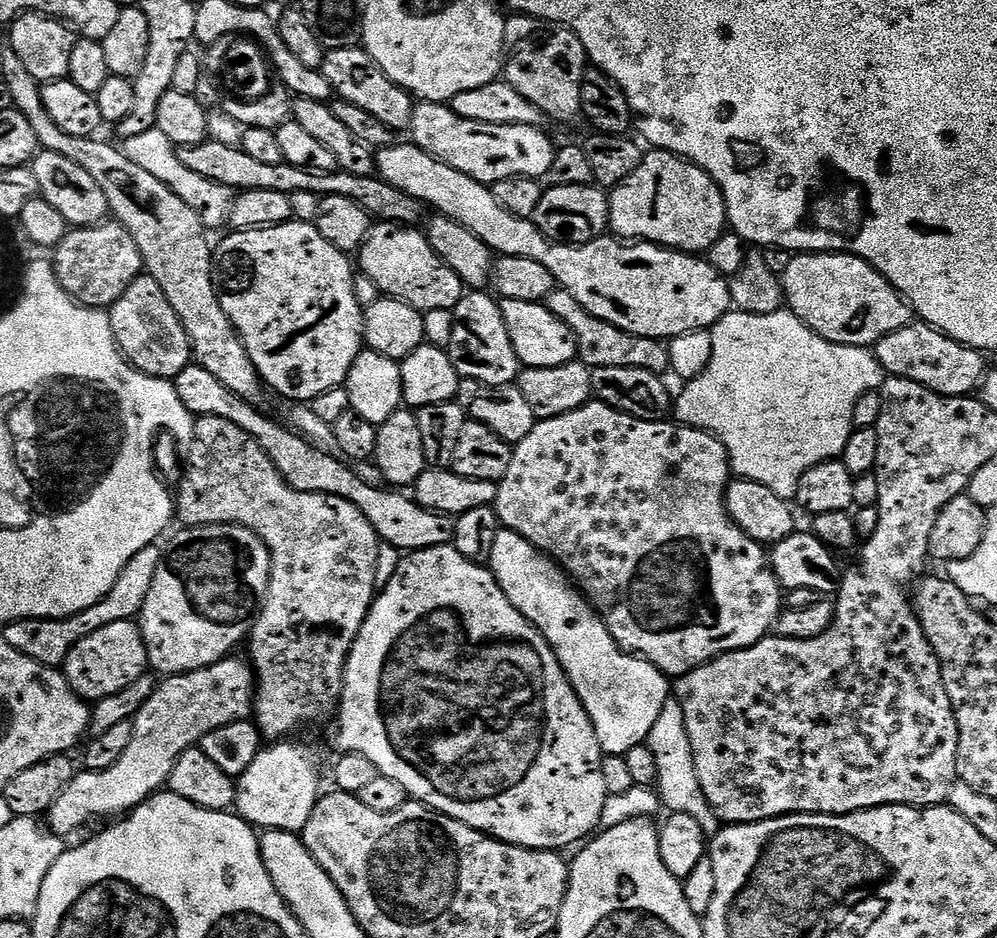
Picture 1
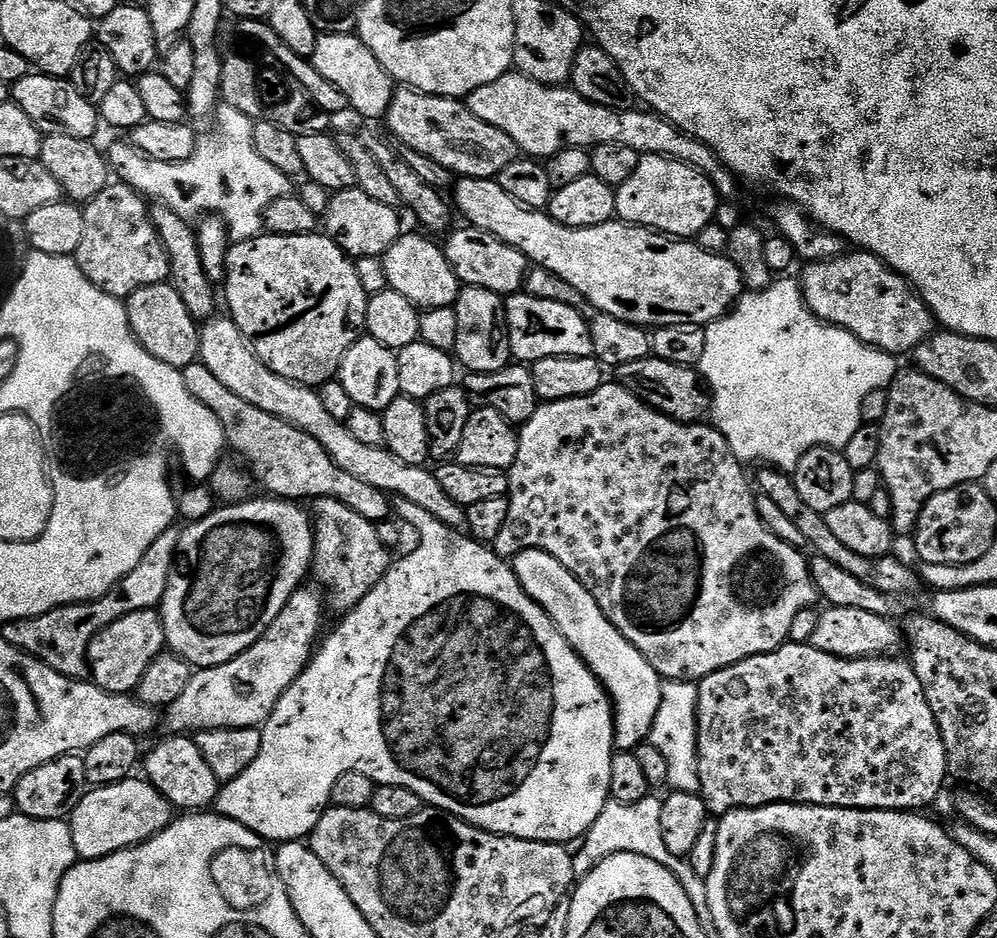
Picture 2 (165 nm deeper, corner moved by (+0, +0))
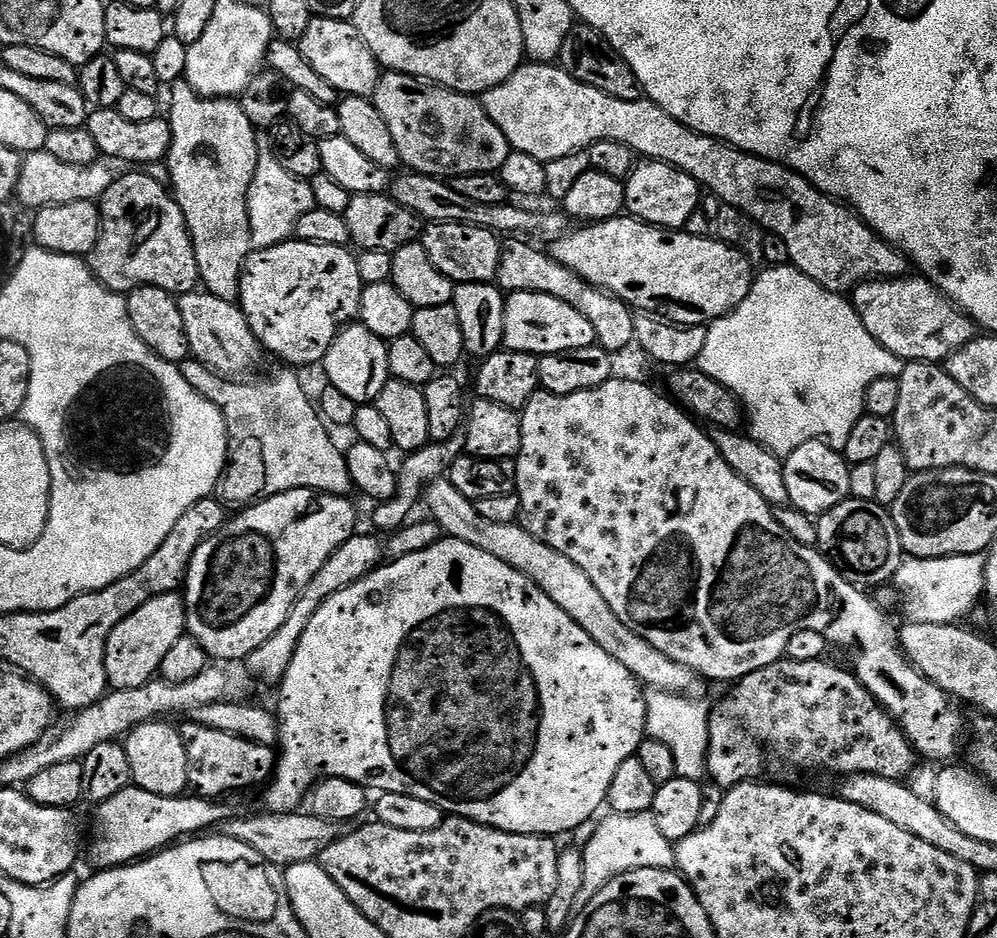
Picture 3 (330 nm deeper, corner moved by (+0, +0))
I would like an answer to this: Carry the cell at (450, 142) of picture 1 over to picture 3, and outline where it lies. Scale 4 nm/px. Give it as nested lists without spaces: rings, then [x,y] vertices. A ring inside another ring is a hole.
[[[385,71],[374,99],[382,118],[386,118],[386,126],[390,126],[390,134],[394,134],[394,146],[398,146],[405,169],[451,178],[479,172],[499,173],[502,162],[506,162],[510,151],[506,134],[494,126],[475,95],[452,92],[401,72]]]

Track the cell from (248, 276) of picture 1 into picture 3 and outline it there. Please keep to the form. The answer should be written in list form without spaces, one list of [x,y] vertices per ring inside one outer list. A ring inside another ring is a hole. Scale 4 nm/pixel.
[[[295,238],[278,246],[253,251],[240,275],[238,303],[265,353],[273,352],[278,359],[288,363],[285,365],[295,366],[297,369],[304,368],[307,364],[319,365],[323,361],[337,334],[360,314],[360,299],[366,286],[362,278],[358,278],[356,256],[350,253],[348,248],[311,244]]]

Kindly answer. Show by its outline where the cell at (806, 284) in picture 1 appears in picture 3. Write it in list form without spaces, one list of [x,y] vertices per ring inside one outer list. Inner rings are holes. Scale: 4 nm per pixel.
[[[905,274],[899,278],[883,280],[866,280],[852,289],[850,299],[856,307],[856,313],[862,318],[866,330],[870,330],[870,334],[874,334],[876,341],[886,346],[886,350],[890,350],[890,354],[905,362],[924,360],[927,364],[940,364],[947,361],[950,354],[966,346],[966,342],[970,342],[978,332],[977,325],[973,324],[965,312],[960,311],[931,282],[916,274]]]

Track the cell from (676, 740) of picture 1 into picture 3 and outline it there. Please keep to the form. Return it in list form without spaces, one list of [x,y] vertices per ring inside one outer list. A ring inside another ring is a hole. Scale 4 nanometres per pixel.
[[[647,689],[647,726],[645,733],[649,739],[666,742],[673,751],[676,775],[701,781],[707,773],[709,750],[709,718],[712,704],[700,701],[683,693],[672,693]]]

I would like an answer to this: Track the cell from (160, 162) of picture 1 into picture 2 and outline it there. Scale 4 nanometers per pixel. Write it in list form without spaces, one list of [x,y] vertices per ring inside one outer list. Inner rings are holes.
[[[221,103],[219,107],[217,107],[214,123],[217,124],[216,133],[209,138],[208,144],[201,143],[199,147],[197,147],[195,154],[186,162],[158,162],[154,158],[150,158],[146,154],[142,154],[135,146],[132,145],[132,143],[130,143],[127,139],[124,139],[114,141],[109,148],[106,148],[108,167],[113,173],[115,173],[115,175],[116,172],[120,175],[117,177],[119,177],[123,183],[135,188],[137,192],[143,194],[145,197],[153,198],[152,196],[154,196],[158,199],[156,201],[161,202],[165,207],[174,210],[174,214],[178,214],[182,219],[189,222],[196,222],[201,218],[207,217],[209,214],[218,216],[224,221],[224,225],[228,227],[228,235],[233,241],[249,240],[250,238],[259,236],[264,232],[264,215],[266,214],[266,210],[270,210],[270,206],[274,202],[278,202],[280,198],[286,198],[287,196],[293,195],[294,188],[292,188],[292,184],[294,184],[294,180],[293,177],[282,174],[282,170],[276,169],[271,162],[266,162],[266,158],[262,158],[262,154],[258,154],[258,150],[254,150],[254,120],[252,118],[247,117],[246,114],[242,114],[241,111],[236,110],[233,106]]]

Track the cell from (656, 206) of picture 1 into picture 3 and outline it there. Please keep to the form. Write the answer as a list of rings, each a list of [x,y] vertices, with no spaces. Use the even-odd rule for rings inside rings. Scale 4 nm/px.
[[[641,159],[634,171],[624,181],[624,207],[627,215],[669,230],[683,229],[684,224],[701,207],[700,184],[690,174],[661,160]]]

